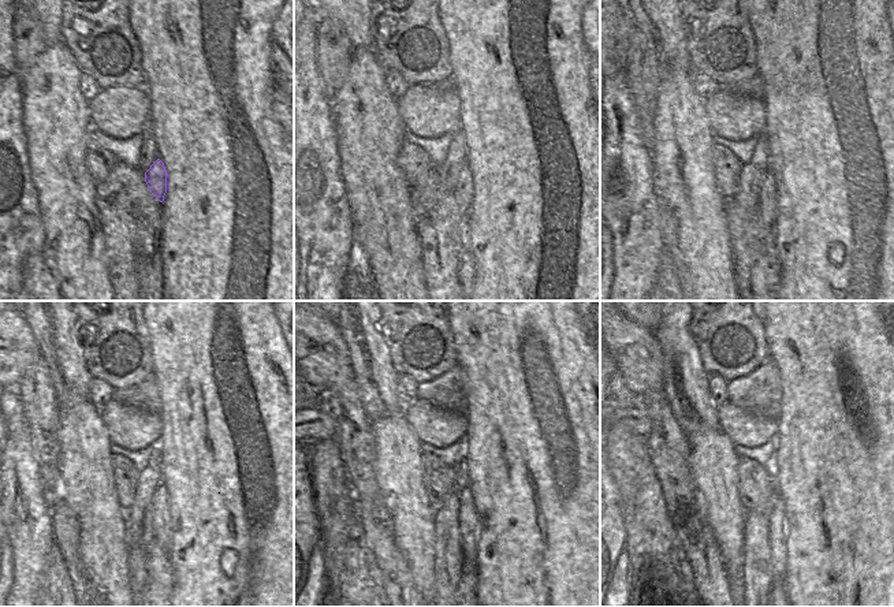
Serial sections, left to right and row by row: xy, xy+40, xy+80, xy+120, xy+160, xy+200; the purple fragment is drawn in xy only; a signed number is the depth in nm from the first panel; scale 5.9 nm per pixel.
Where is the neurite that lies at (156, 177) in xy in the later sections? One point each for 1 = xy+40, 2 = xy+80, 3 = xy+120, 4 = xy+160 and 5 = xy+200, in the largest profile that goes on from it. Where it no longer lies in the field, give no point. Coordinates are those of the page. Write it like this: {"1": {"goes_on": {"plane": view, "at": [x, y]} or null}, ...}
{"1": {"goes_on": {"plane": "xy+40", "at": [464, 189]}}, "2": {"goes_on": {"plane": "xy+80", "at": [767, 209]}}, "3": {"goes_on": {"plane": "xy+120", "at": [160, 510]}}, "4": {"goes_on": {"plane": "xy+160", "at": [468, 517]}}, "5": {"goes_on": {"plane": "xy+200", "at": [777, 543]}}}

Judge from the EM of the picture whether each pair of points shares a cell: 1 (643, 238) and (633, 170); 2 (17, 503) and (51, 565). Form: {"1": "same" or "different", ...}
{"1": "same", "2": "different"}

